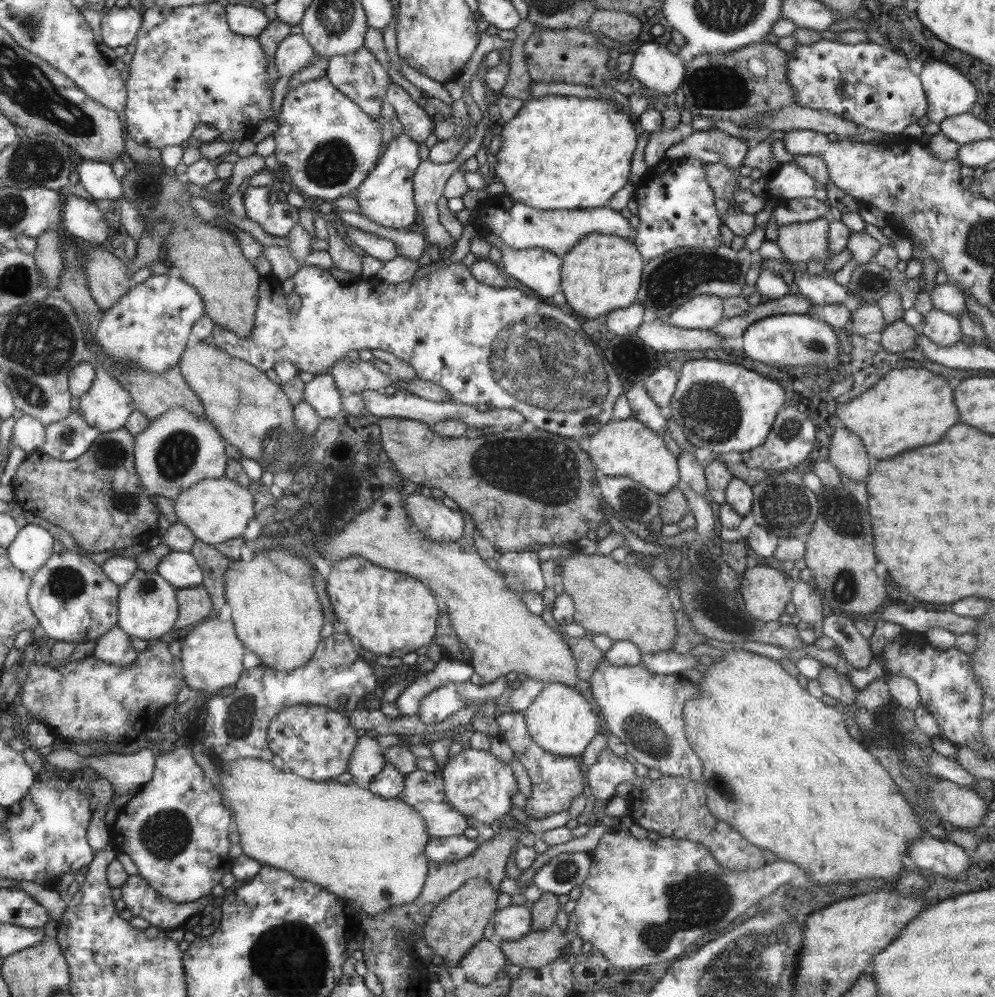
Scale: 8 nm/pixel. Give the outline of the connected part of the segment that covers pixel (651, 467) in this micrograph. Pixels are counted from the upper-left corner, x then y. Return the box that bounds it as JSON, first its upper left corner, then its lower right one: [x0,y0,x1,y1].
[587,416,680,497]

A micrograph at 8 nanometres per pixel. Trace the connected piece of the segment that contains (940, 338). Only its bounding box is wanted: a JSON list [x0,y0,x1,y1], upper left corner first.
[918,309,961,346]

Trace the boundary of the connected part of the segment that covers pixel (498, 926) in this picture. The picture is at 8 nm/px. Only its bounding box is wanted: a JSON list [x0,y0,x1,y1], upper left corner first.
[493,905,531,940]

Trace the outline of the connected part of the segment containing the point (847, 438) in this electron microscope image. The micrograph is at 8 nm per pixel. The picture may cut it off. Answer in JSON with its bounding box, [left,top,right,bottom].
[828,427,873,480]

